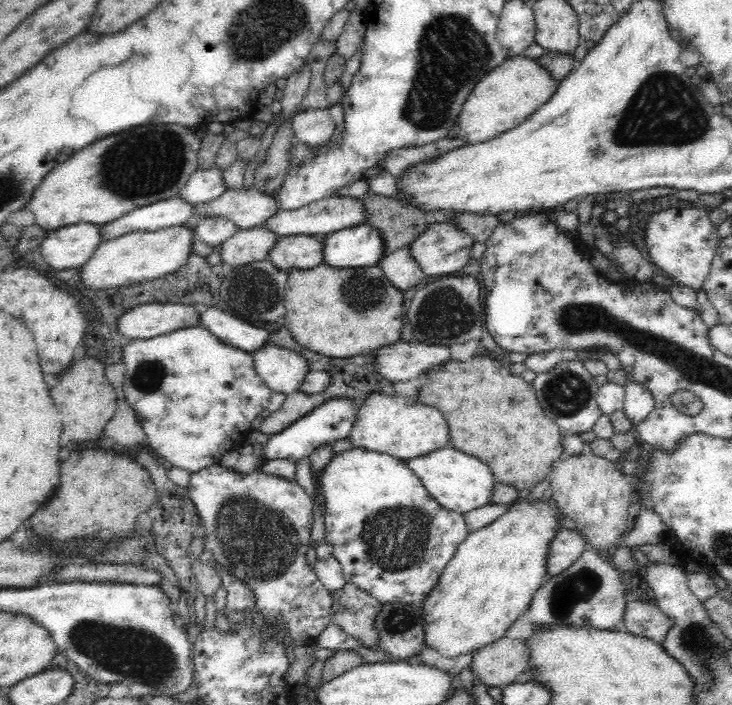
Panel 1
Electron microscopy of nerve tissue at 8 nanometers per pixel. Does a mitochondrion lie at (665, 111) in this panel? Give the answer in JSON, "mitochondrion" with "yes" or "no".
{"mitochondrion":"yes"}

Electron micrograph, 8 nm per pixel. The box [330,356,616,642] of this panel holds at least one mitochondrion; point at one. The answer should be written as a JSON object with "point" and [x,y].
{"point":[395,538]}

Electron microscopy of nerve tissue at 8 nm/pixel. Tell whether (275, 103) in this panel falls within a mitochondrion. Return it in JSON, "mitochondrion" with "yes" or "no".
{"mitochondrion":"no"}

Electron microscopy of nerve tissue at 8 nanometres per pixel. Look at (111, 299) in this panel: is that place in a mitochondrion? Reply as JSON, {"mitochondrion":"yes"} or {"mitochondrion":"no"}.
{"mitochondrion":"no"}

